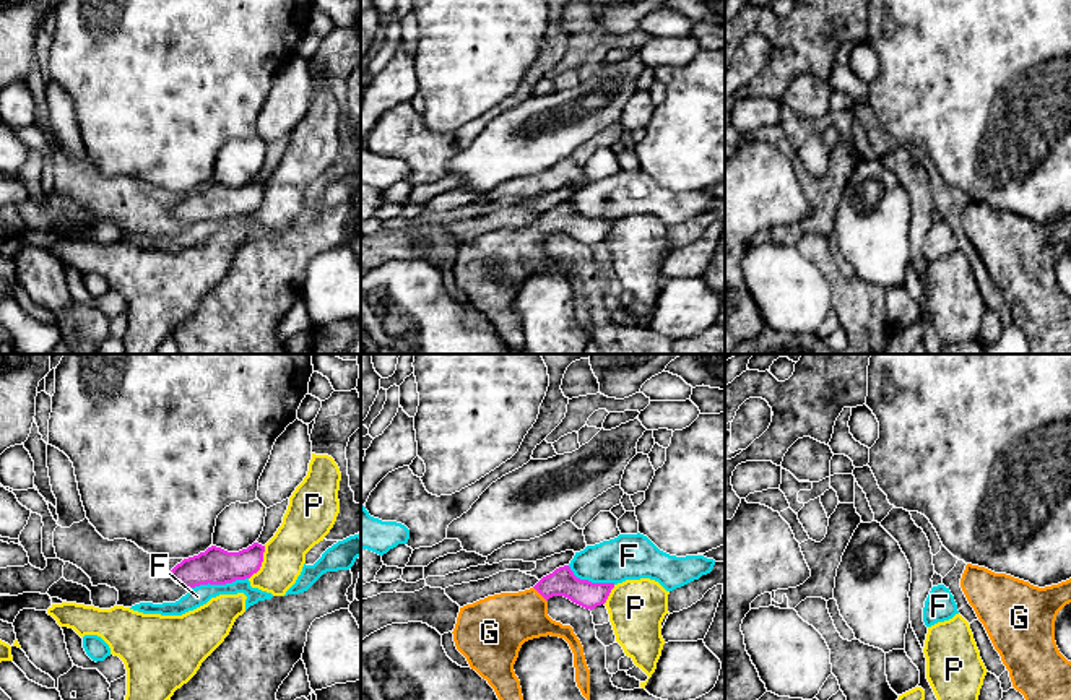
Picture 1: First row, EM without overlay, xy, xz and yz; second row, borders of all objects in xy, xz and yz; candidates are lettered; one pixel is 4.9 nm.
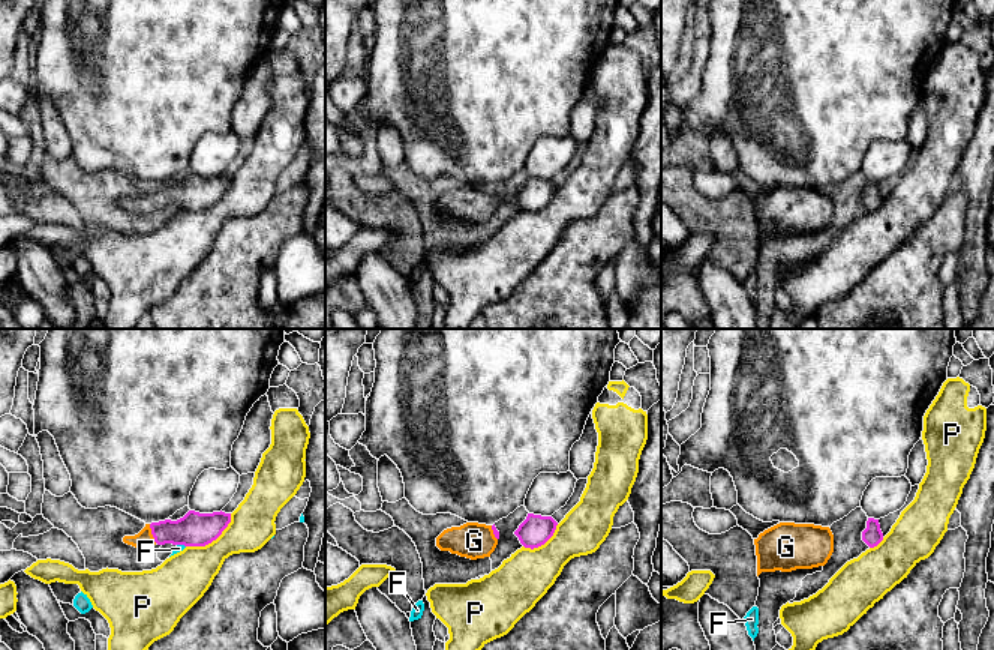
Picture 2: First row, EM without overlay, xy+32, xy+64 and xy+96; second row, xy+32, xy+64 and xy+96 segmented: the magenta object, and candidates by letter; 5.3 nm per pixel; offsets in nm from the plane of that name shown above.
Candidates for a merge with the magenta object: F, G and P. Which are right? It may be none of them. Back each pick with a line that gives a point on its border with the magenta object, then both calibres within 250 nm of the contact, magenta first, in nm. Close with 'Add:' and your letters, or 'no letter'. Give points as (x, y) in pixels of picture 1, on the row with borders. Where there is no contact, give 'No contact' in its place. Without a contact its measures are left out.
G: Touches magenta at xz (540, 593). Thickness 140 nm (magenta) against 300 nm
Add: G

